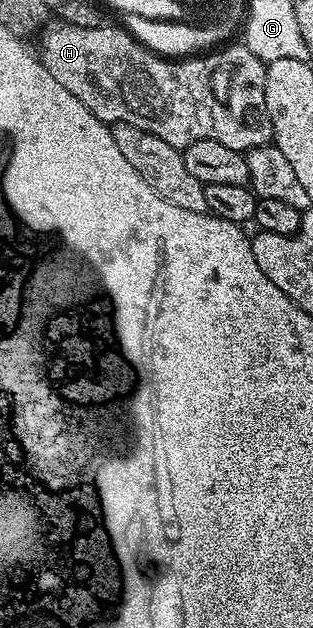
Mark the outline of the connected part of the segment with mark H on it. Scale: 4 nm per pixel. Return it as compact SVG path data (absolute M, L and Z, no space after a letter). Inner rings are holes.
M52 24L39 35L39 38L40 50L38 49L38 57L50 72L50 76L54 76L54 80L58 80L58 84L62 84L66 88L66 92L70 92L70 96L75 98L75 101L79 102L81 107L96 119L97 123L115 124L121 122L122 124L130 124L134 128L142 128L142 132L150 132L154 136L158 136L158 140L166 140L166 144L177 148L194 144L194 140L218 140L218 144L226 144L226 148L247 152L259 146L267 146L272 142L270 112L266 112L266 72L268 67L258 56L254 56L254 52L250 52L248 46L243 44L237 44L237 46L225 45L223 48L216 48L199 56L173 60L171 58L161 58L159 54L148 50L142 43L137 42L128 33L127 29L120 27L119 30L118 27L107 26L107 24L101 24L94 28Z

